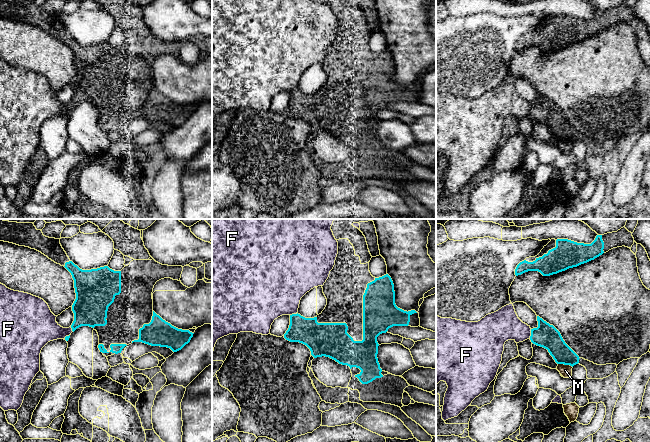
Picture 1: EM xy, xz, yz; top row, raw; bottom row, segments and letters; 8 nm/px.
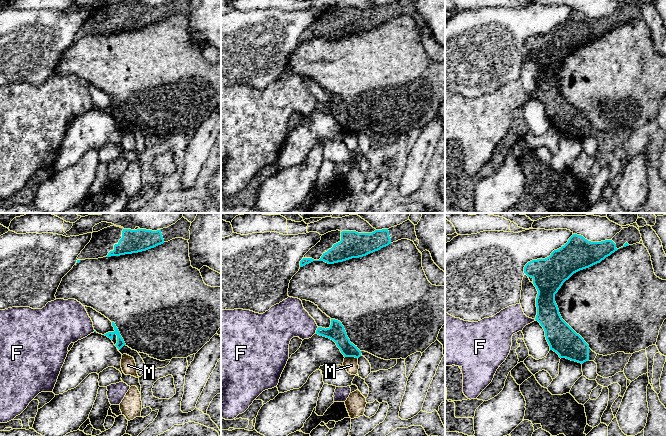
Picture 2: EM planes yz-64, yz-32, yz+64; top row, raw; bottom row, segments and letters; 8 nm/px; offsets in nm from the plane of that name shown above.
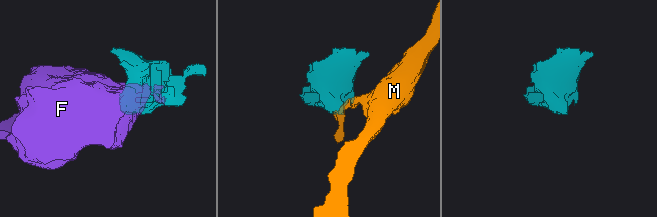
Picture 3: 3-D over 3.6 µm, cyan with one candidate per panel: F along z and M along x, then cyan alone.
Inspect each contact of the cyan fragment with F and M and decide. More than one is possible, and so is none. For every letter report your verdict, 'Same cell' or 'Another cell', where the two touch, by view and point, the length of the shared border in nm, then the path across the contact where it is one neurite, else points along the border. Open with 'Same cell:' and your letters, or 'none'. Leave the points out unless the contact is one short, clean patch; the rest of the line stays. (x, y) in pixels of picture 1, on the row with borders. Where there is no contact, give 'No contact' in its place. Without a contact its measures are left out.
Same cell: none
F: Another cell. Touches cyan at yz (531, 334). Shared border 80 nm. Boundary: yz (531, 329), (529, 338)
M: Another cell. Touches cyan at yz (565, 364). Shared border 120 nm. Boundary: yz (558, 363), (572, 367)

